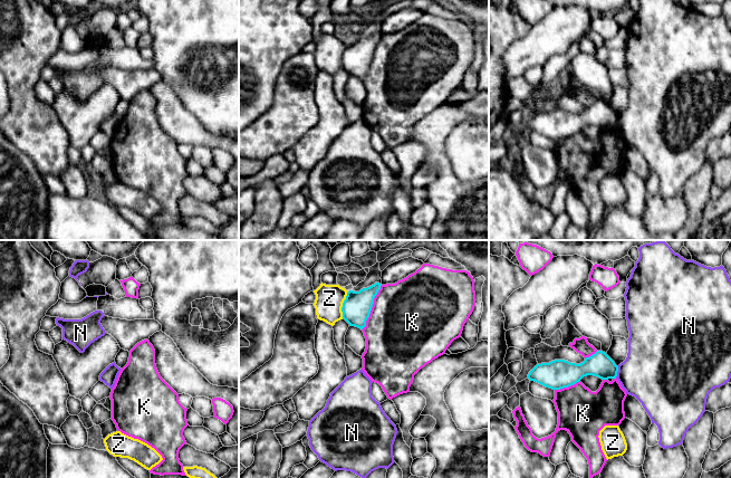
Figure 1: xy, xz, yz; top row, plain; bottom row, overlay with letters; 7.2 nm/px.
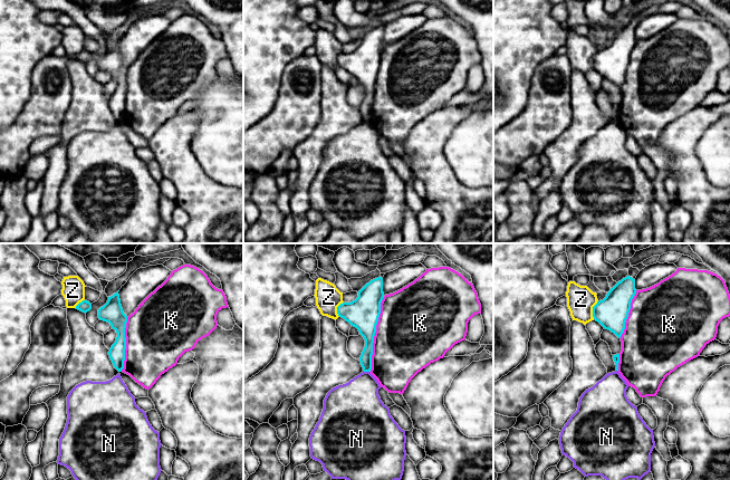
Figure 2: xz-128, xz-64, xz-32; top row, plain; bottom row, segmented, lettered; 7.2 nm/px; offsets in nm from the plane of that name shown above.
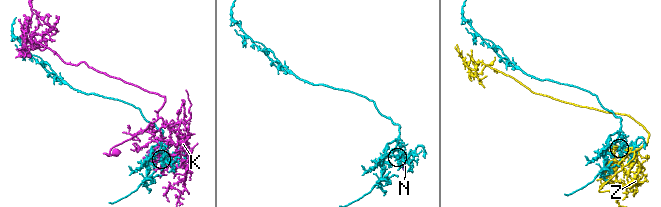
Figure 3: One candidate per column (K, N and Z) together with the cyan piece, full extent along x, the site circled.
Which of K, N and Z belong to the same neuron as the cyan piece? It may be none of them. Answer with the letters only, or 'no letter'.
no letter

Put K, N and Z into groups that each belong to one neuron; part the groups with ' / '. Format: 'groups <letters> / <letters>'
groups K / N / Z

